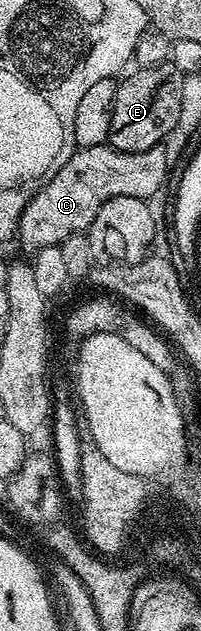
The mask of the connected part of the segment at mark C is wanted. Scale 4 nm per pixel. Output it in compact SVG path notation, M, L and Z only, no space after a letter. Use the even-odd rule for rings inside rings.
M169 138L143 152L119 152L108 144L74 149L71 160L25 203L25 210L17 221L16 241L21 241L22 248L30 252L60 246L67 236L88 231L107 200L115 196L152 199L152 194L159 193L161 185L168 180L173 165L182 161L181 151L182 144Z

